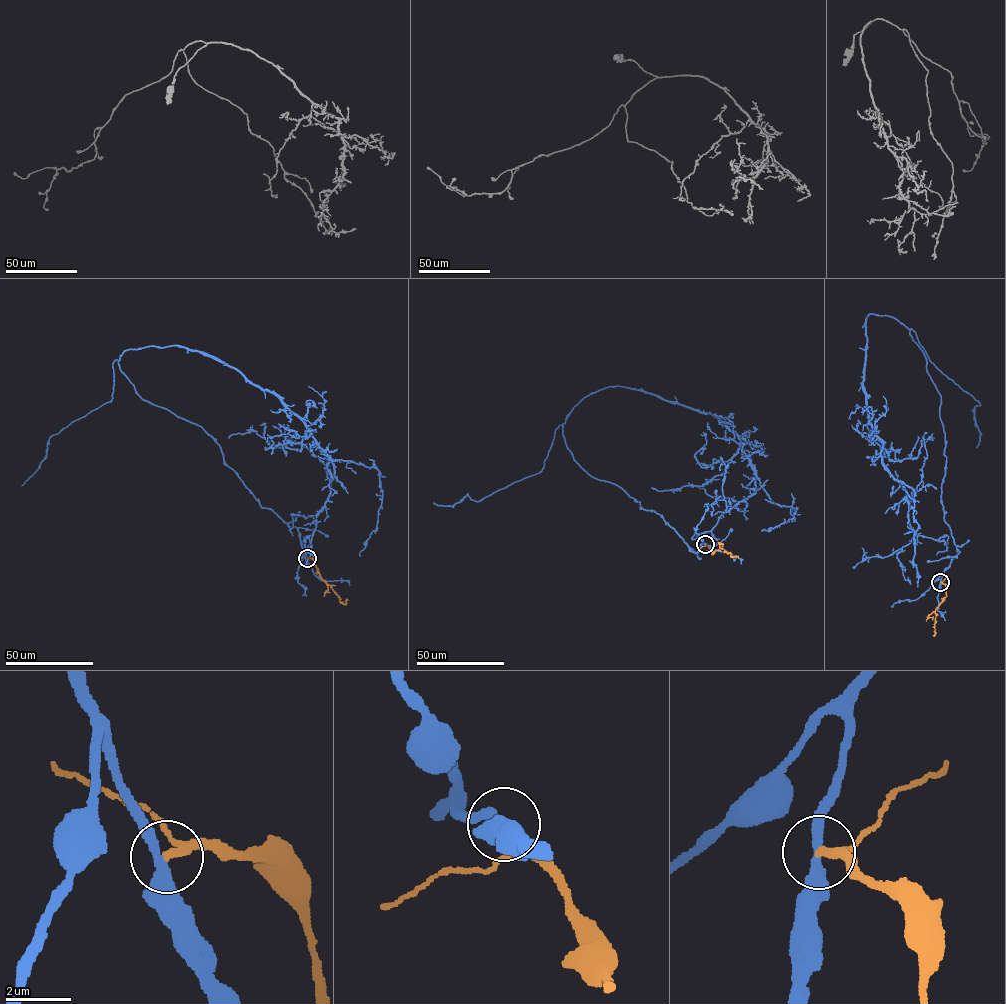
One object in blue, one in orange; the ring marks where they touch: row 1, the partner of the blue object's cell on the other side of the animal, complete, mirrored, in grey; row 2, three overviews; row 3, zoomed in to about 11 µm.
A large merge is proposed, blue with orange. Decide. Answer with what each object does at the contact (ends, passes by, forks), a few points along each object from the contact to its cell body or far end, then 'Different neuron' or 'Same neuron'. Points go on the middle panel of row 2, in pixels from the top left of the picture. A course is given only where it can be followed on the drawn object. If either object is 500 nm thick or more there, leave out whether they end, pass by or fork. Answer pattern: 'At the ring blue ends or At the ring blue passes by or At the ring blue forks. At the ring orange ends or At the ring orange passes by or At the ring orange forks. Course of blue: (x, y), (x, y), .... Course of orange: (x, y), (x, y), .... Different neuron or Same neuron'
At the ring blue passes by. At the ring orange passes by. Course of blue: (705, 543), (581, 468), (562, 424), (583, 399), (619, 386), (717, 416), (795, 510), (762, 531). Course of orange: (705, 543), (712, 554), (724, 549), (739, 558). Different neuron

